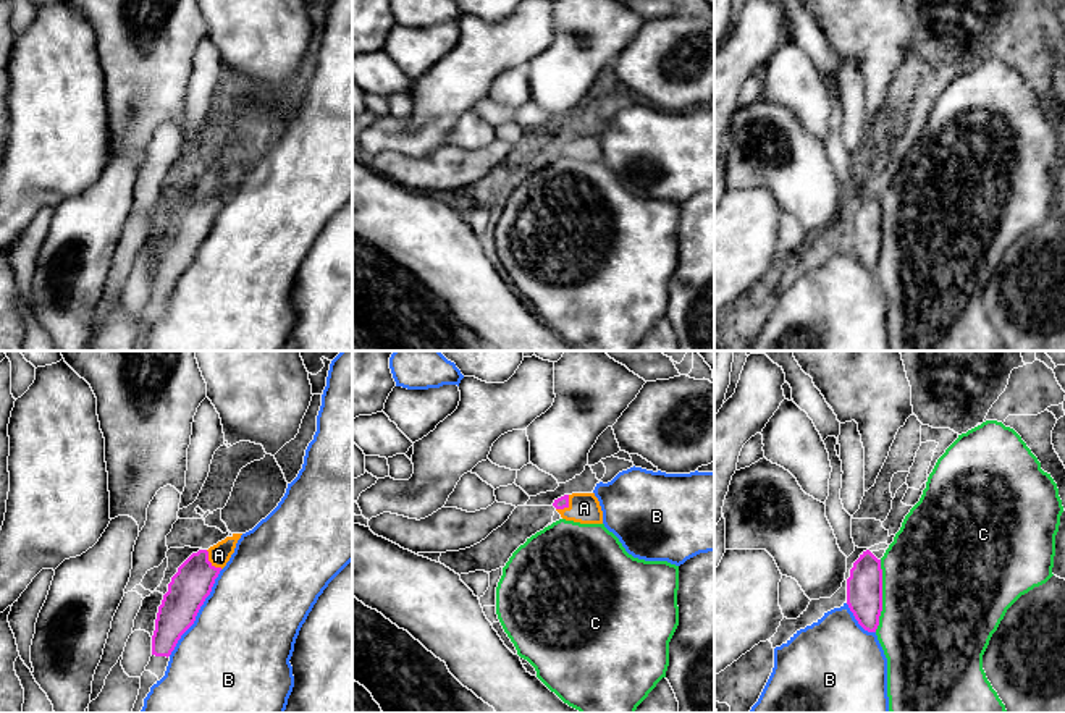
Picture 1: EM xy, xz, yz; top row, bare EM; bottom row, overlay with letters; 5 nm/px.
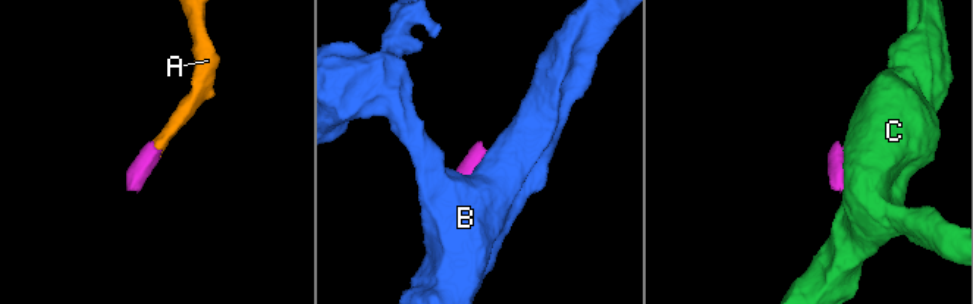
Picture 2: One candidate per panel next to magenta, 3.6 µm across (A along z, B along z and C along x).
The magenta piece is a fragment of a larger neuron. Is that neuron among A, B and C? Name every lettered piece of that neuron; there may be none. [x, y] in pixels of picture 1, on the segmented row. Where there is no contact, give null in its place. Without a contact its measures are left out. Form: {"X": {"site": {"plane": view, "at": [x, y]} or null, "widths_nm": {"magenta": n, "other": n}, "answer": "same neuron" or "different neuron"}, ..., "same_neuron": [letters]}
{"A": {"site": {"plane": "xy", "at": [209, 561]}, "widths_nm": {"magenta": 200, "other": 110}, "answer": "same neuron"}, "B": {"site": {"plane": "xy", "at": [197, 611]}, "widths_nm": {"magenta": 200, "other": 500}, "answer": "different neuron"}, "C": {"site": {"plane": "yz", "at": [881, 595]}, "widths_nm": {"magenta": 180, "other": 500}, "answer": "different neuron"}, "same_neuron": ["A"]}

